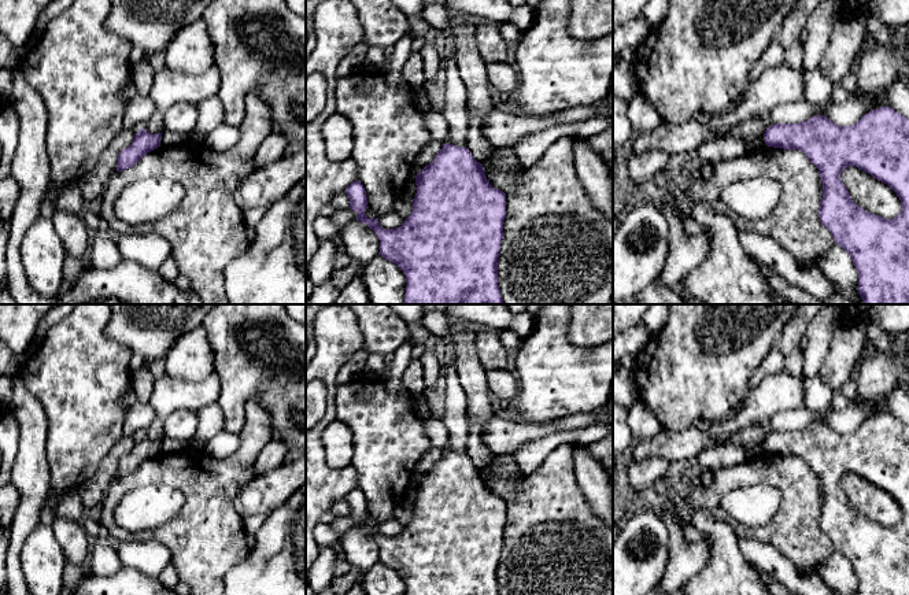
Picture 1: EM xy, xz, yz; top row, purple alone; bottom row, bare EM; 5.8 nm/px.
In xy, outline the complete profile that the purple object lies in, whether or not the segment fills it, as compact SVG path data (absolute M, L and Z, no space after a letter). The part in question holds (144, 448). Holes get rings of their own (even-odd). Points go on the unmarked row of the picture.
M140 436L132 451L119 459L117 478L123 478L133 474L143 463L160 454L160 444L162 440L152 441L144 436Z

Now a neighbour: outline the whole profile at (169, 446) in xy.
M163 437L160 444L160 452L162 454L174 454L178 451L182 451L186 447L186 444L181 440L171 439L171 437Z

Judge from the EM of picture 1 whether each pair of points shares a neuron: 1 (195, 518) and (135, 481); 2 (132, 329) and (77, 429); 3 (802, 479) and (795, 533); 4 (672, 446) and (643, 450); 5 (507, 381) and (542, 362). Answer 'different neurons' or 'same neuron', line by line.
1: same neuron
2: different neurons
3: same neuron
4: same neuron
5: different neurons

